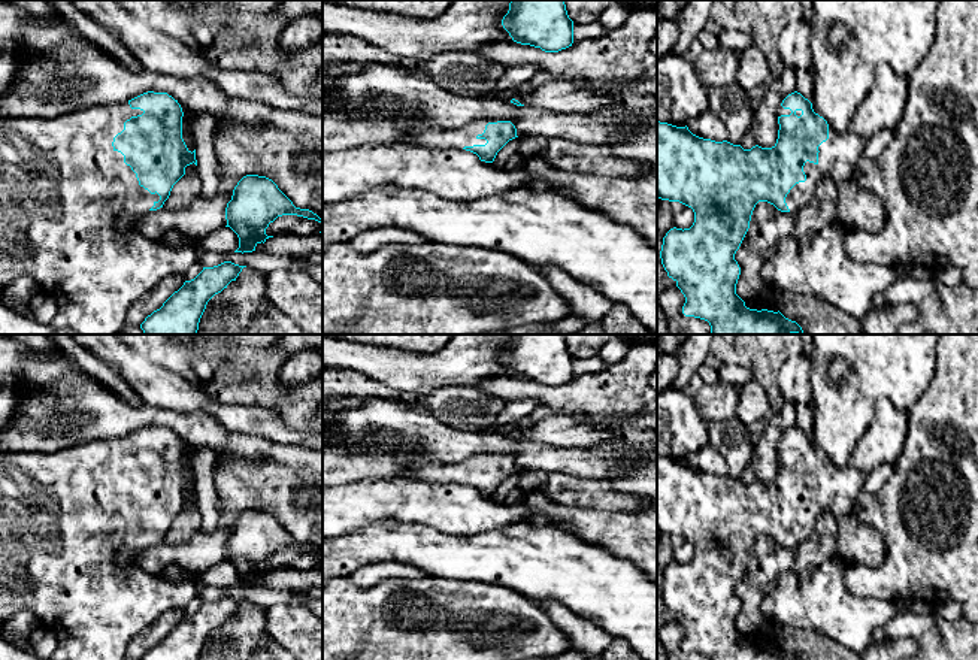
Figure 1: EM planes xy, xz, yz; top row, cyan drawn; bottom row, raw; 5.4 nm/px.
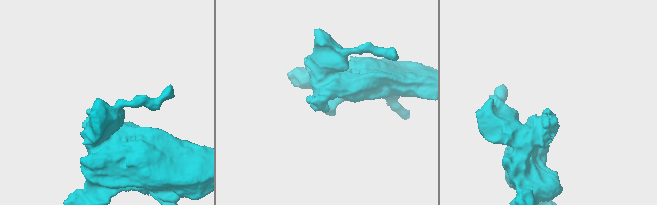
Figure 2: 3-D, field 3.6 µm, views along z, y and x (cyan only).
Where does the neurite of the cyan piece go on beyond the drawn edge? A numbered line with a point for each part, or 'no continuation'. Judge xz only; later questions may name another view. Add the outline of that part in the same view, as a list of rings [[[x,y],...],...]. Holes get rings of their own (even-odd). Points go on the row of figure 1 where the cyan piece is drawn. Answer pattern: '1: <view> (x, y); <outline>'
1: xz (421, 133); [[[481,119],[458,128],[440,128],[427,121],[412,121],[406,124],[411,133],[396,145],[420,145],[432,149],[463,149],[464,146],[485,145],[487,140],[476,136],[484,133],[488,122],[497,122],[497,119]]]

